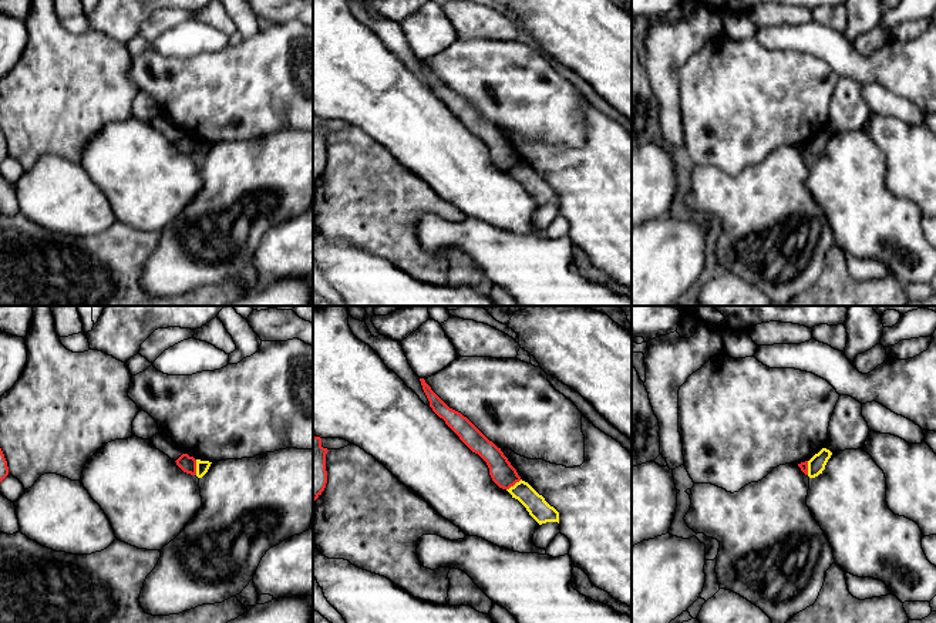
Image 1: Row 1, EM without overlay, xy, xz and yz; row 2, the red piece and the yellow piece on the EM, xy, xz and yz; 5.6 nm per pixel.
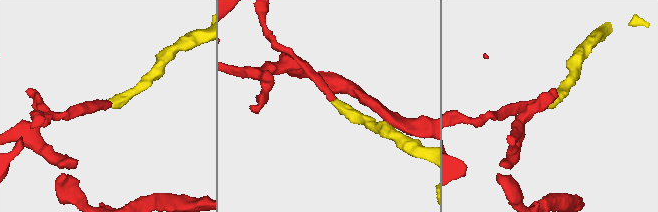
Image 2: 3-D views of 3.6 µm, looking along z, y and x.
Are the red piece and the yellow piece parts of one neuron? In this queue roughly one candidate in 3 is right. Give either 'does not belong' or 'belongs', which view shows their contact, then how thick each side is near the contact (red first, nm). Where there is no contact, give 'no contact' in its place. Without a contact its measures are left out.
does not belong | xy | 100/70 nm

